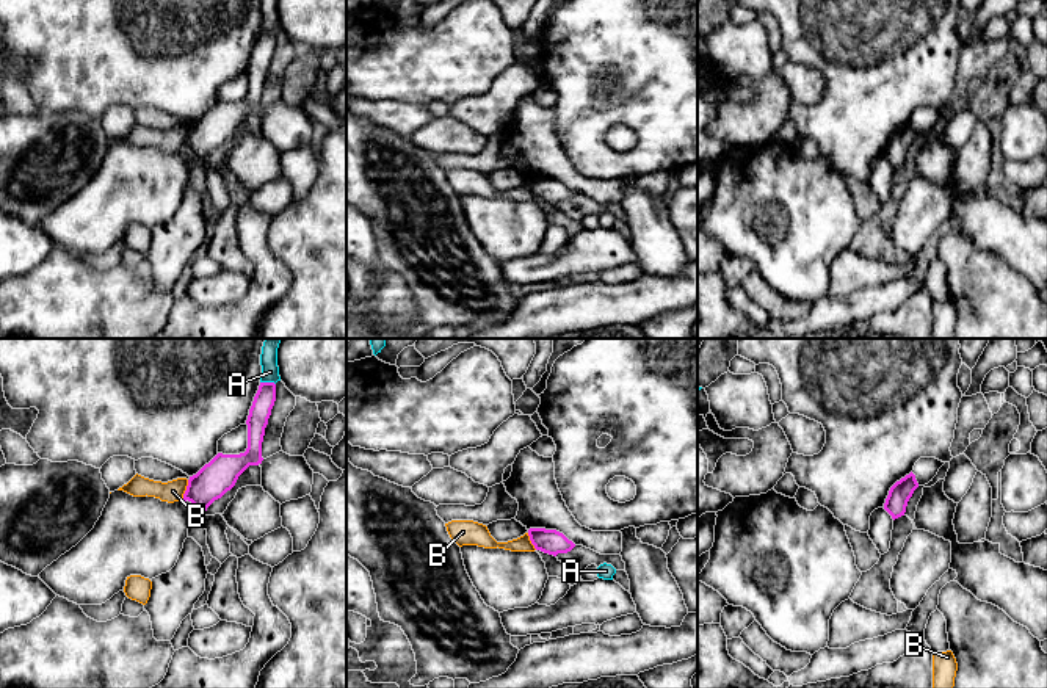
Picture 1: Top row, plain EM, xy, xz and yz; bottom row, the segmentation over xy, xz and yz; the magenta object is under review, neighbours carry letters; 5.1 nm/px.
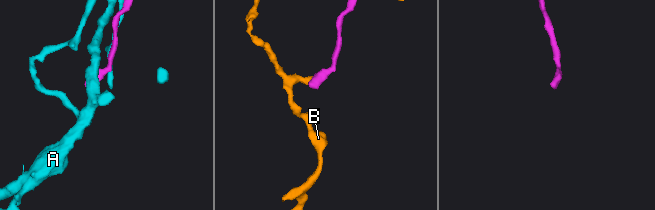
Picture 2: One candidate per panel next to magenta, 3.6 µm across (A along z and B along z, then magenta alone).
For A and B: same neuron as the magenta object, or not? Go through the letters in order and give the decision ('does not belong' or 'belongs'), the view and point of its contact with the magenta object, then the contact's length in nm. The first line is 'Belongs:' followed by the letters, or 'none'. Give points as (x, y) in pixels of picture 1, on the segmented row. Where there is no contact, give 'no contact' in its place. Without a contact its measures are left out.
Belongs: none
A: does not belong; meets magenta in xy at (268, 383); contact 80 nm long
B: does not belong; meets magenta in xy at (187, 489); contact 110 nm long

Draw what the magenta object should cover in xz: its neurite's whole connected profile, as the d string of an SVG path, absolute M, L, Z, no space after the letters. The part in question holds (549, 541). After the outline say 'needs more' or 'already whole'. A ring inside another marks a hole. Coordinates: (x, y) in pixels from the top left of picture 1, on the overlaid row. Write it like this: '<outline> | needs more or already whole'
M530 528L528 536L536 550L556 556L571 552L575 544L563 533L545 528Z | already whole

